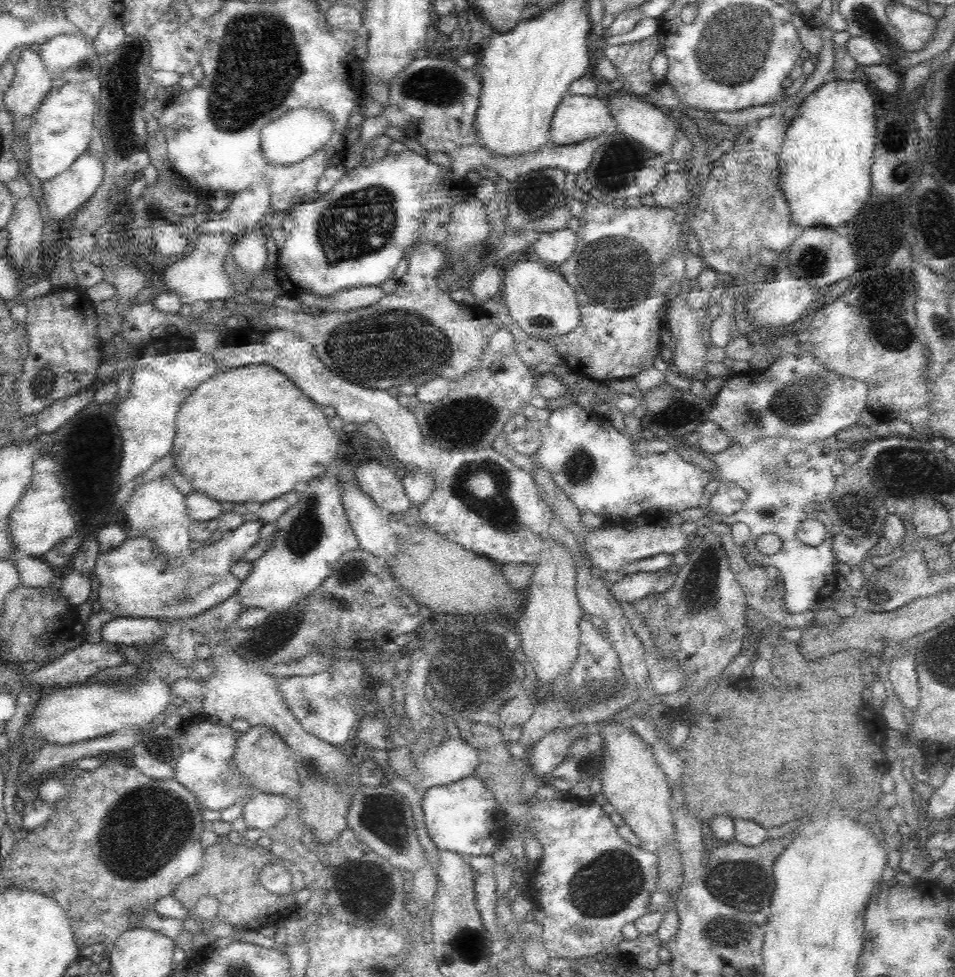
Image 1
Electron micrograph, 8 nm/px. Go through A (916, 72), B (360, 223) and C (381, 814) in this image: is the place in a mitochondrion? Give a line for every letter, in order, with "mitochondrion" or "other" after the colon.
A: other
B: mitochondrion
C: mitochondrion

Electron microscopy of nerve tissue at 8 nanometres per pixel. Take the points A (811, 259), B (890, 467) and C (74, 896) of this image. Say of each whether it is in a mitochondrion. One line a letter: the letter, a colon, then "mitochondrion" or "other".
A: mitochondrion
B: mitochondrion
C: other

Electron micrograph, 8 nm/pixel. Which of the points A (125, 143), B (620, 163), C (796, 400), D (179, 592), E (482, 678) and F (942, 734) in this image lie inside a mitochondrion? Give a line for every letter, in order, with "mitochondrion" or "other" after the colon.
A: mitochondrion
B: mitochondrion
C: mitochondrion
D: mitochondrion
E: mitochondrion
F: other

